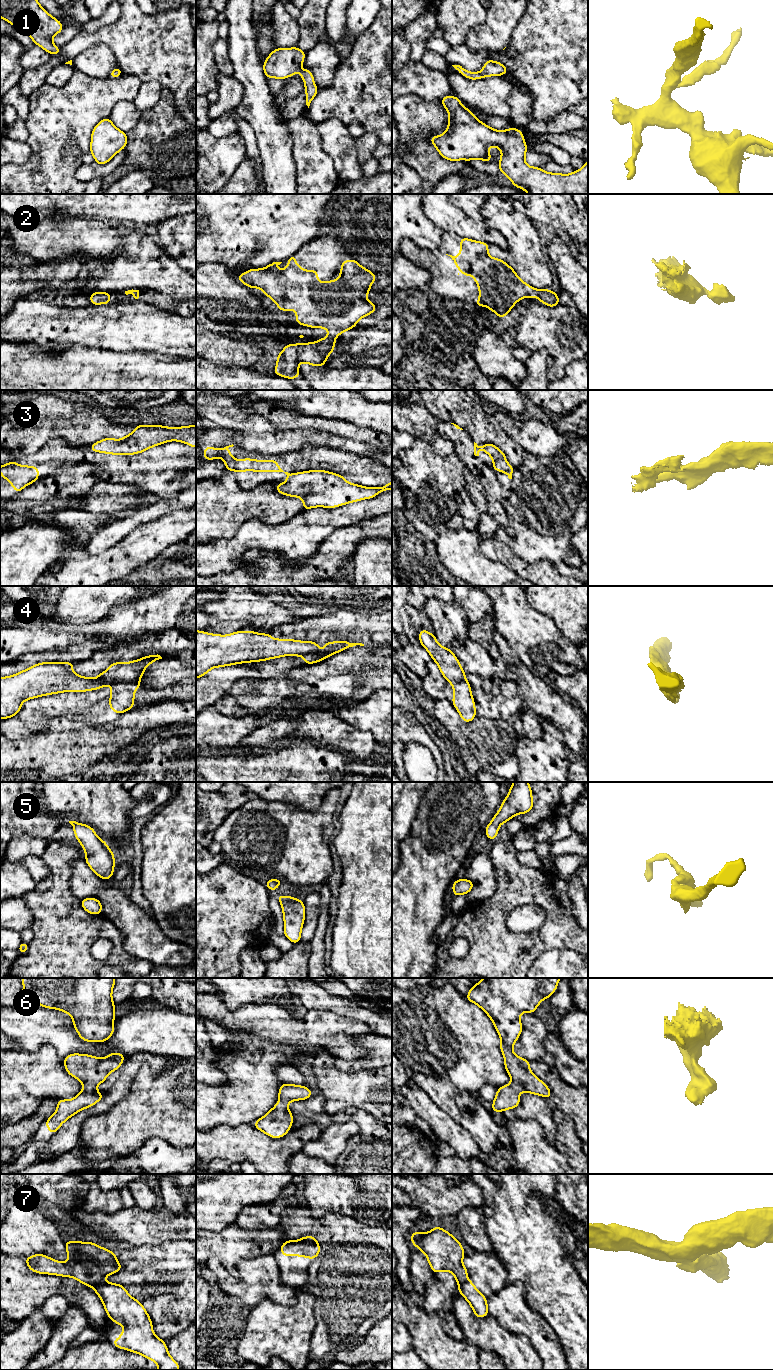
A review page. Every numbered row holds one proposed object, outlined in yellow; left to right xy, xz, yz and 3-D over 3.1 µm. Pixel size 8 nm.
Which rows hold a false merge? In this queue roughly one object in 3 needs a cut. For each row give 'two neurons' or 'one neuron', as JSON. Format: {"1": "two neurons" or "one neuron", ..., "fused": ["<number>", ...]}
{"1": "one neuron", "2": "one neuron", "3": "two neurons", "4": "two neurons", "5": "one neuron", "6": "one neuron", "7": "two neurons", "fused": ["3", "4", "7"]}

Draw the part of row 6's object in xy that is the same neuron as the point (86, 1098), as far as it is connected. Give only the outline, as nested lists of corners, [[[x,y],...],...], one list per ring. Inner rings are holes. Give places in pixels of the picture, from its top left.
[[[117,1052],[104,1058],[77,1053],[66,1056],[64,1067],[67,1073],[81,1081],[84,1089],[73,1099],[58,1100],[55,1113],[44,1122],[48,1131],[57,1132],[71,1116],[104,1098],[105,1095],[99,1093],[96,1087],[103,1083],[111,1072],[117,1070],[125,1058],[125,1055]]]

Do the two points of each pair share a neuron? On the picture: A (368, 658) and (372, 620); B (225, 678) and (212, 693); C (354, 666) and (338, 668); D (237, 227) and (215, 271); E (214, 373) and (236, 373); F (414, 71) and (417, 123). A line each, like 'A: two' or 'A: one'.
A: two
B: one
C: one
D: two
E: one
F: two

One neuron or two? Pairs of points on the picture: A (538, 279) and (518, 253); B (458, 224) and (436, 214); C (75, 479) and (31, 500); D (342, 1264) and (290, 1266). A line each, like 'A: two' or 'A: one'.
A: one
B: one
C: one
D: two

